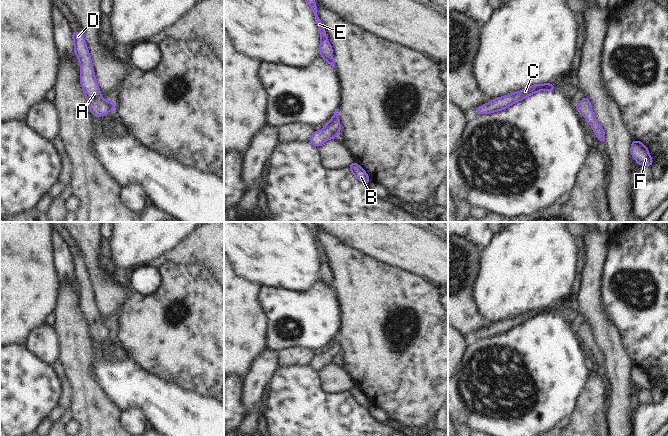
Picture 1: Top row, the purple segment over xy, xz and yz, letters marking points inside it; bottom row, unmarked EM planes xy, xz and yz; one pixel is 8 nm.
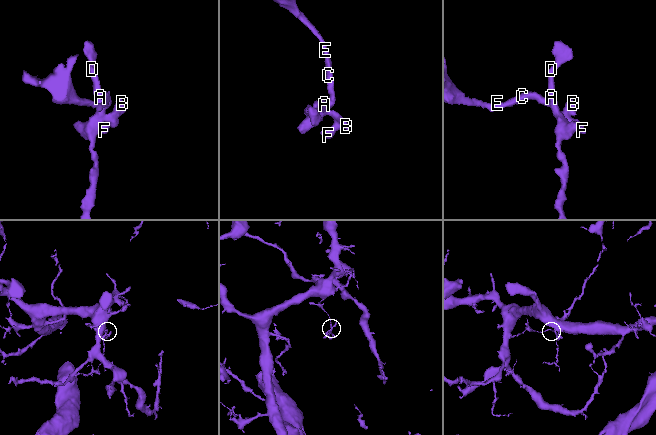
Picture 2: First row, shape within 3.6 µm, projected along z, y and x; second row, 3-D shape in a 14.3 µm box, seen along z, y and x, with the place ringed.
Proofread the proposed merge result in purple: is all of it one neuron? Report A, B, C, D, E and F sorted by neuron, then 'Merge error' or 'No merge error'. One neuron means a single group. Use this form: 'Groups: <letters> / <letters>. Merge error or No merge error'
Groups: A B C D E F. No merge error

